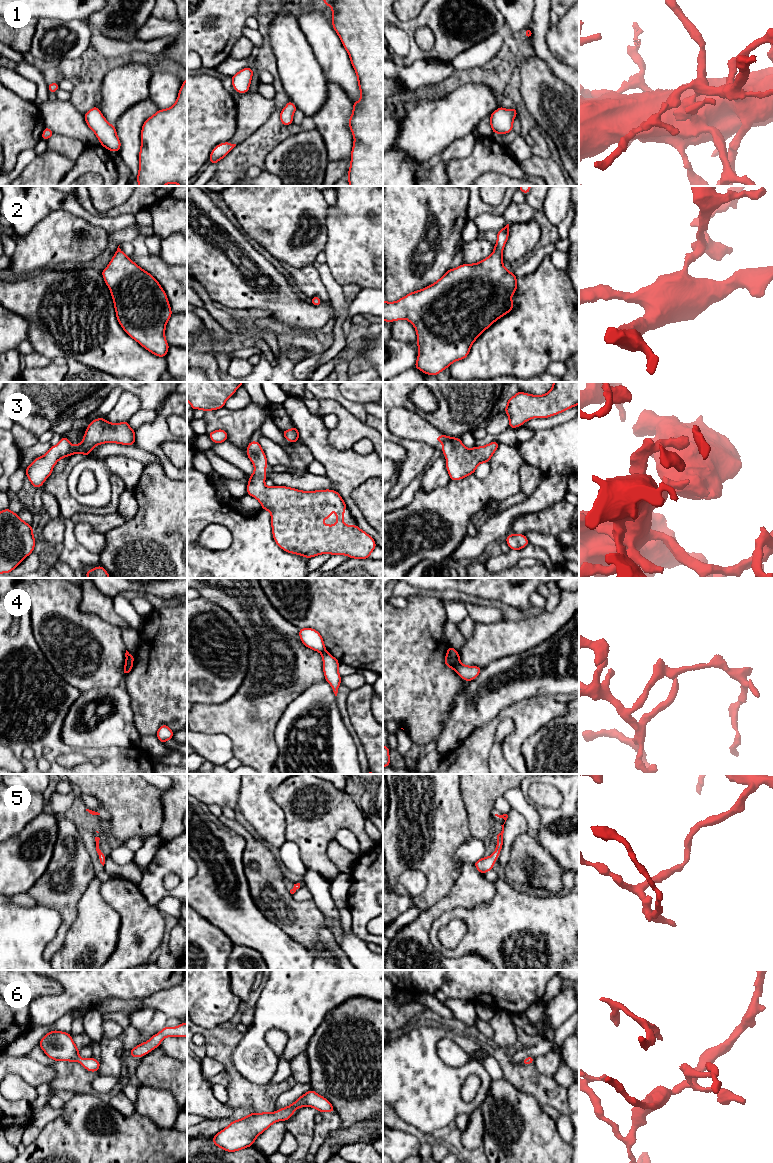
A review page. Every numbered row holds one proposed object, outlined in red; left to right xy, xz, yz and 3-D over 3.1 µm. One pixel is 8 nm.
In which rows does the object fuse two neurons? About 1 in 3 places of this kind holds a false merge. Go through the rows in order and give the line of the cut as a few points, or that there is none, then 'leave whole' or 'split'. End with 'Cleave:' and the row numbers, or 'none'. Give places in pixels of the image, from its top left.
1: no cut | leave whole
2: no cut | leave whole
3: no cut | leave whole
4: xy (130, 654), (124, 674) | split
5: no cut | leave whole
6: no cut | leave whole
Cleave: 4

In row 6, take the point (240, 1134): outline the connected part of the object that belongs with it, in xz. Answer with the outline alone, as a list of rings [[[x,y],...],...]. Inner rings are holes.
[[[310,1090],[299,1097],[291,1105],[276,1110],[274,1113],[253,1113],[246,1117],[231,1121],[217,1133],[212,1142],[227,1152],[235,1152],[253,1146],[255,1139],[277,1121],[286,1121],[295,1113],[296,1108],[312,1107],[322,1112],[335,1112],[332,1104],[323,1096]]]

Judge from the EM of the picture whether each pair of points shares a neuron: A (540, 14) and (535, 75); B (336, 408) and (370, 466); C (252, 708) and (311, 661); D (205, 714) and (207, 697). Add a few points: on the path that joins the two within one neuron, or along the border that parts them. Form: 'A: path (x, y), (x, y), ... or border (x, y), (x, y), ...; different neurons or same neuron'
A: border (535, 54), (554, 73); different neurons
B: border (329, 442), (338, 449), (352, 449); different neurons
C: path (268, 695), (292, 687), (295, 684), (295, 677); same neuron
D: border (229, 698), (218, 704), (197, 704); different neurons

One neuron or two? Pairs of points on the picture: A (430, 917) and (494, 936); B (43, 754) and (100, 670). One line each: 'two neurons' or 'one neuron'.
A: two neurons
B: two neurons

